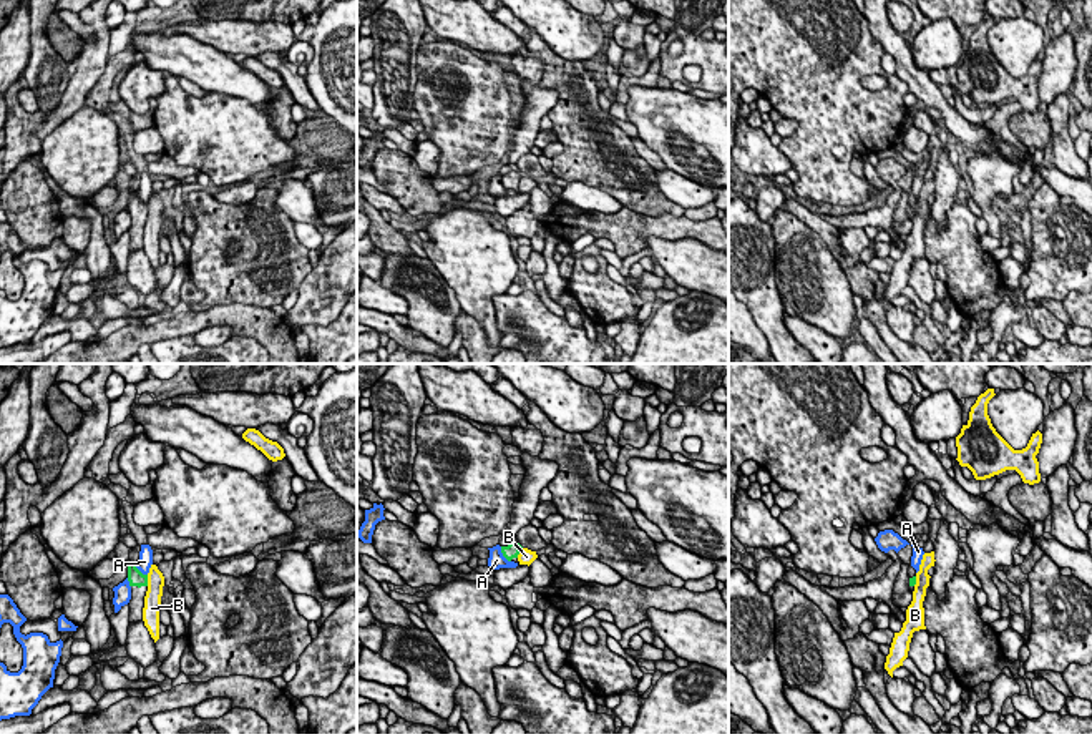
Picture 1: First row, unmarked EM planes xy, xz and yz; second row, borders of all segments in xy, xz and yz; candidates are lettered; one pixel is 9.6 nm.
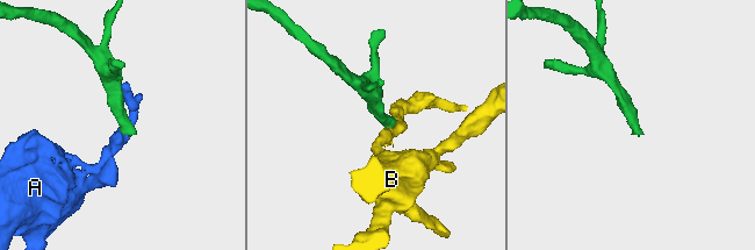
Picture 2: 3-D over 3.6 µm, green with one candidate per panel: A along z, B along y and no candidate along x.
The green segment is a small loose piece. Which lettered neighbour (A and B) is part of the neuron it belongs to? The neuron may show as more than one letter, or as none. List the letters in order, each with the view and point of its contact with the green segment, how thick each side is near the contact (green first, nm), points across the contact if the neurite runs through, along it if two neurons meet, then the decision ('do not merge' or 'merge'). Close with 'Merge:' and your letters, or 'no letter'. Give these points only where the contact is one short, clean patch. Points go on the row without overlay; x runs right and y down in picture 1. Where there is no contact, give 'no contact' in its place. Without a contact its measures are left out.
A: contact xz (503, 183); calibres 140 and 160 nm; border xz (500, 175), (500, 180), (510, 190); do not merge
B: contact xy (146, 208); calibres 160 and 160 nm; border xy (146, 203), (148, 213); do not merge
Merge: no letter

